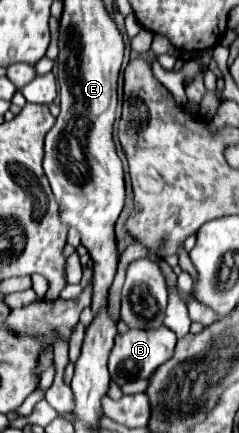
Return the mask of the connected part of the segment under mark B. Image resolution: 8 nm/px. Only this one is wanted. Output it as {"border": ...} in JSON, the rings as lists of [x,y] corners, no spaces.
{"border":[[[159,326],[157,330],[129,330],[125,334],[117,334],[115,346],[109,354],[109,374],[121,386],[129,378],[149,378],[155,368],[159,368],[169,356],[173,356],[177,344],[177,336],[167,326]]]}

